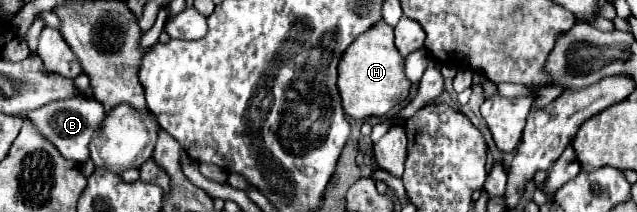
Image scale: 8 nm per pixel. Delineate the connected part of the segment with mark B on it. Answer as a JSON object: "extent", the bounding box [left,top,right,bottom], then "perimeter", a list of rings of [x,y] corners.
{"extent":[21,96,105,164],"perimeter":[[[73,96],[65,100],[53,100],[43,108],[37,108],[35,112],[25,112],[21,116],[35,120],[43,136],[47,136],[47,140],[51,140],[51,144],[55,144],[55,148],[65,158],[83,164],[89,158],[89,142],[99,134],[99,124],[103,124],[105,120],[105,108],[93,96]]]}

